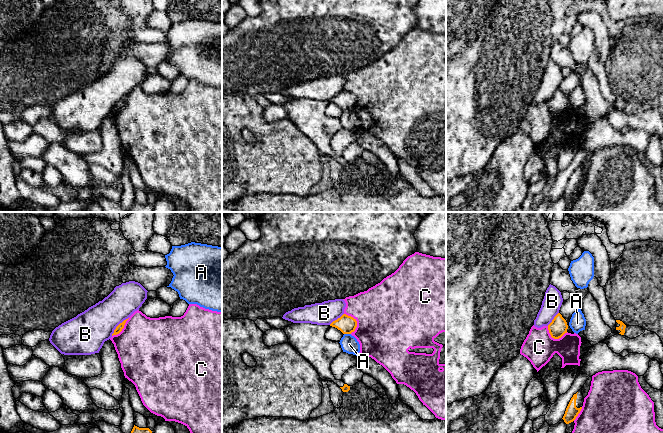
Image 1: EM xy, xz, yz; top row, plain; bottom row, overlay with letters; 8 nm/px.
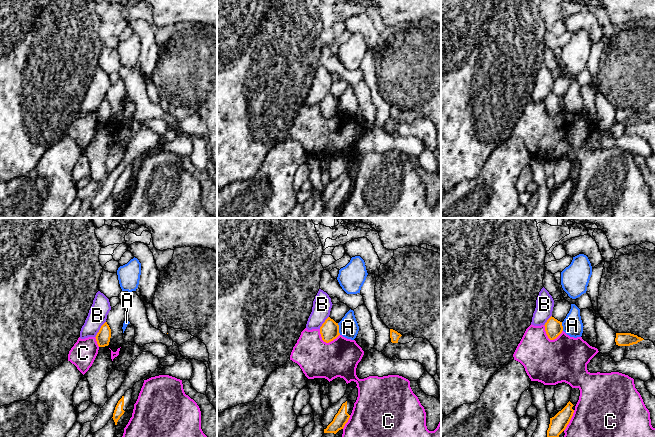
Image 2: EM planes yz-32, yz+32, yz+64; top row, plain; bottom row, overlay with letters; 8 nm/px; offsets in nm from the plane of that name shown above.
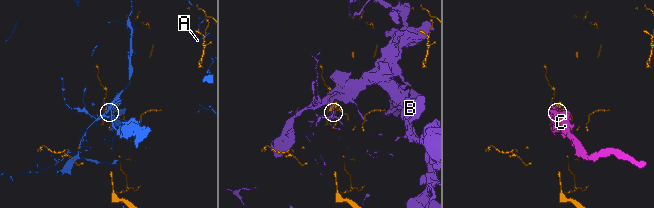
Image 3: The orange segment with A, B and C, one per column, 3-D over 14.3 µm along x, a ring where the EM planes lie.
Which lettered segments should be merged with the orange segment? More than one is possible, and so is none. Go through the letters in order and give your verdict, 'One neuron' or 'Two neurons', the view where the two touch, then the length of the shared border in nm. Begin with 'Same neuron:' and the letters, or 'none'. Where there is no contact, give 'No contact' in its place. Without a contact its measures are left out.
Same neuron: none
A: Two neurons. Touches orange in xz. Shared border 60 nm
B: Two neurons. Touches orange in xy. Shared border 200 nm
C: Two neurons. Touches orange in xz. Shared border 180 nm

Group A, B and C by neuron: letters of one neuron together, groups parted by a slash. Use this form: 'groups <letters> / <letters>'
groups A / B / C

